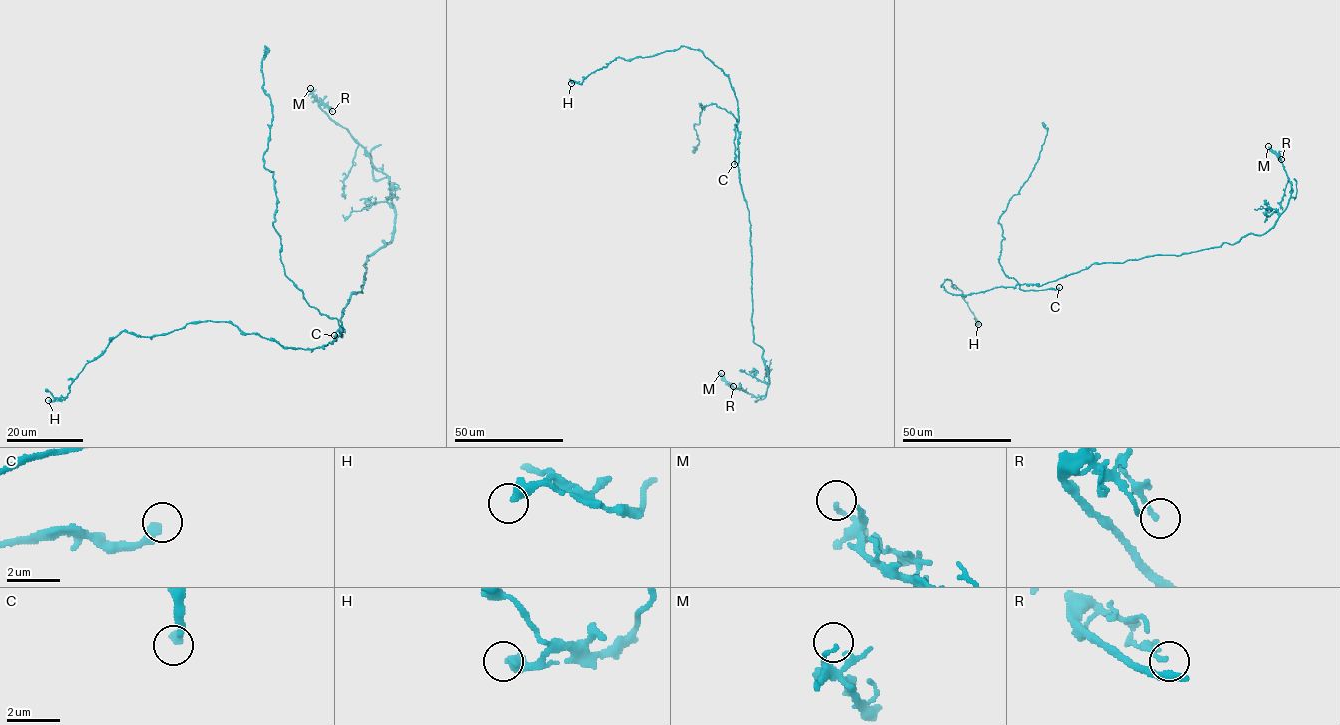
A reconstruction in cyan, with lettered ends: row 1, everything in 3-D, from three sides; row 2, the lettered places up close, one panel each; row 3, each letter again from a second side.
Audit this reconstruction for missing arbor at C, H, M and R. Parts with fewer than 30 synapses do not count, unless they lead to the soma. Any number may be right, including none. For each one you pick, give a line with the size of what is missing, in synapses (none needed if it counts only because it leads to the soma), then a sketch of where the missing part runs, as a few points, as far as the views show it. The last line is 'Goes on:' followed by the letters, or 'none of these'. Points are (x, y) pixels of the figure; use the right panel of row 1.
Goes on: none of these

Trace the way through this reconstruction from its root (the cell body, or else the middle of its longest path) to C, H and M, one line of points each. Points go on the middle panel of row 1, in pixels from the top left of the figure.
C: (740, 183), (739, 132), (735, 124), (734, 164)
H: (740, 183), (737, 100), (729, 78), (700, 50), (681, 46), (652, 56), (616, 57), (581, 84), (571, 83)
M: (740, 183), (750, 224), (753, 341), (763, 350), (769, 386), (764, 395), (756, 397), (729, 386), (721, 373)

